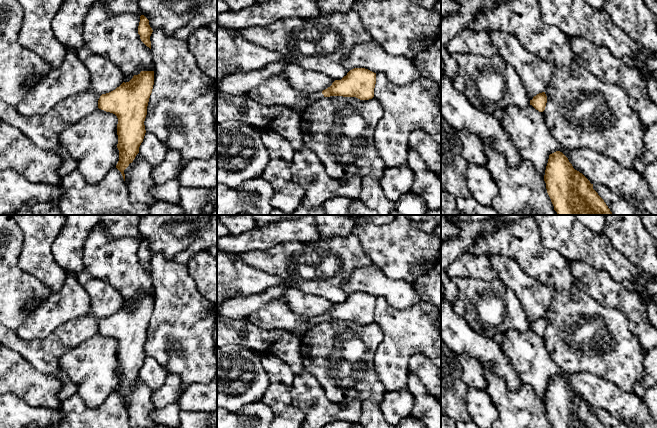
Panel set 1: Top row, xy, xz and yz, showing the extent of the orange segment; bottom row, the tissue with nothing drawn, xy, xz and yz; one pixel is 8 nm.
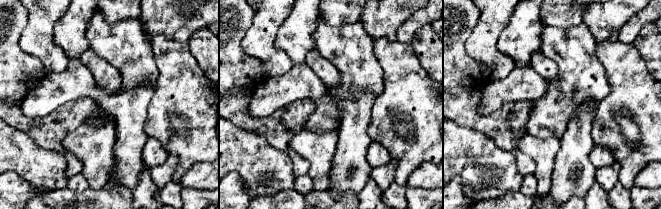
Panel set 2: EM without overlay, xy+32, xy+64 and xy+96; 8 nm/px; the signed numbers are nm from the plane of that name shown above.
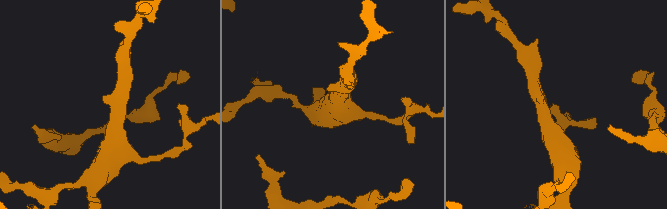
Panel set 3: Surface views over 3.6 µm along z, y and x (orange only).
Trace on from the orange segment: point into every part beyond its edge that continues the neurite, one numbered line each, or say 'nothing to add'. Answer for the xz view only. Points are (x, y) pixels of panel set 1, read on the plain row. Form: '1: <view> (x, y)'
1: xz (276, 315)

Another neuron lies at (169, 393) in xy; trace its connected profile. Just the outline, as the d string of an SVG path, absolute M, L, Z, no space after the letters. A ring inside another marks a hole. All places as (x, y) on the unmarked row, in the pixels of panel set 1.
M168 373L165 383L160 388L152 390L153 406L156 409L161 409L167 405L175 404L182 393L180 376Z

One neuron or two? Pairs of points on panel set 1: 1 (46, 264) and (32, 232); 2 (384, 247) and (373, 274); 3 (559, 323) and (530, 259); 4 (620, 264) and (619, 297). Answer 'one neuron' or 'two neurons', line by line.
1: one neuron
2: two neurons
3: one neuron
4: two neurons

